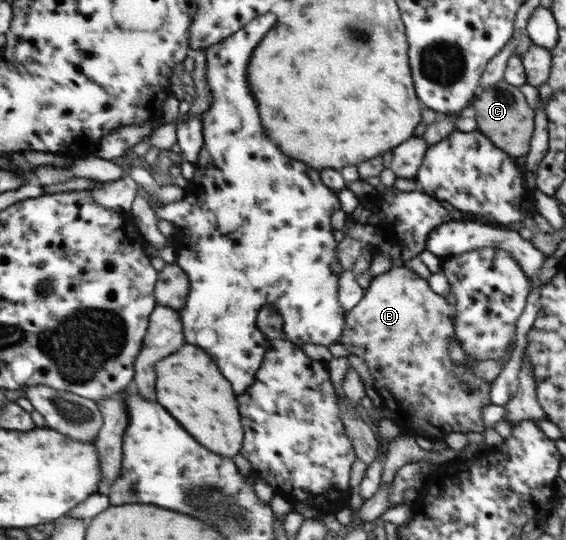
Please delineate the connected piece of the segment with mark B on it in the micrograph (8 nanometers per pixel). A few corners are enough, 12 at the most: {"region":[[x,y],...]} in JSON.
{"region":[[371,278],[339,344],[419,440],[484,431],[491,384],[448,358],[452,306]]}

